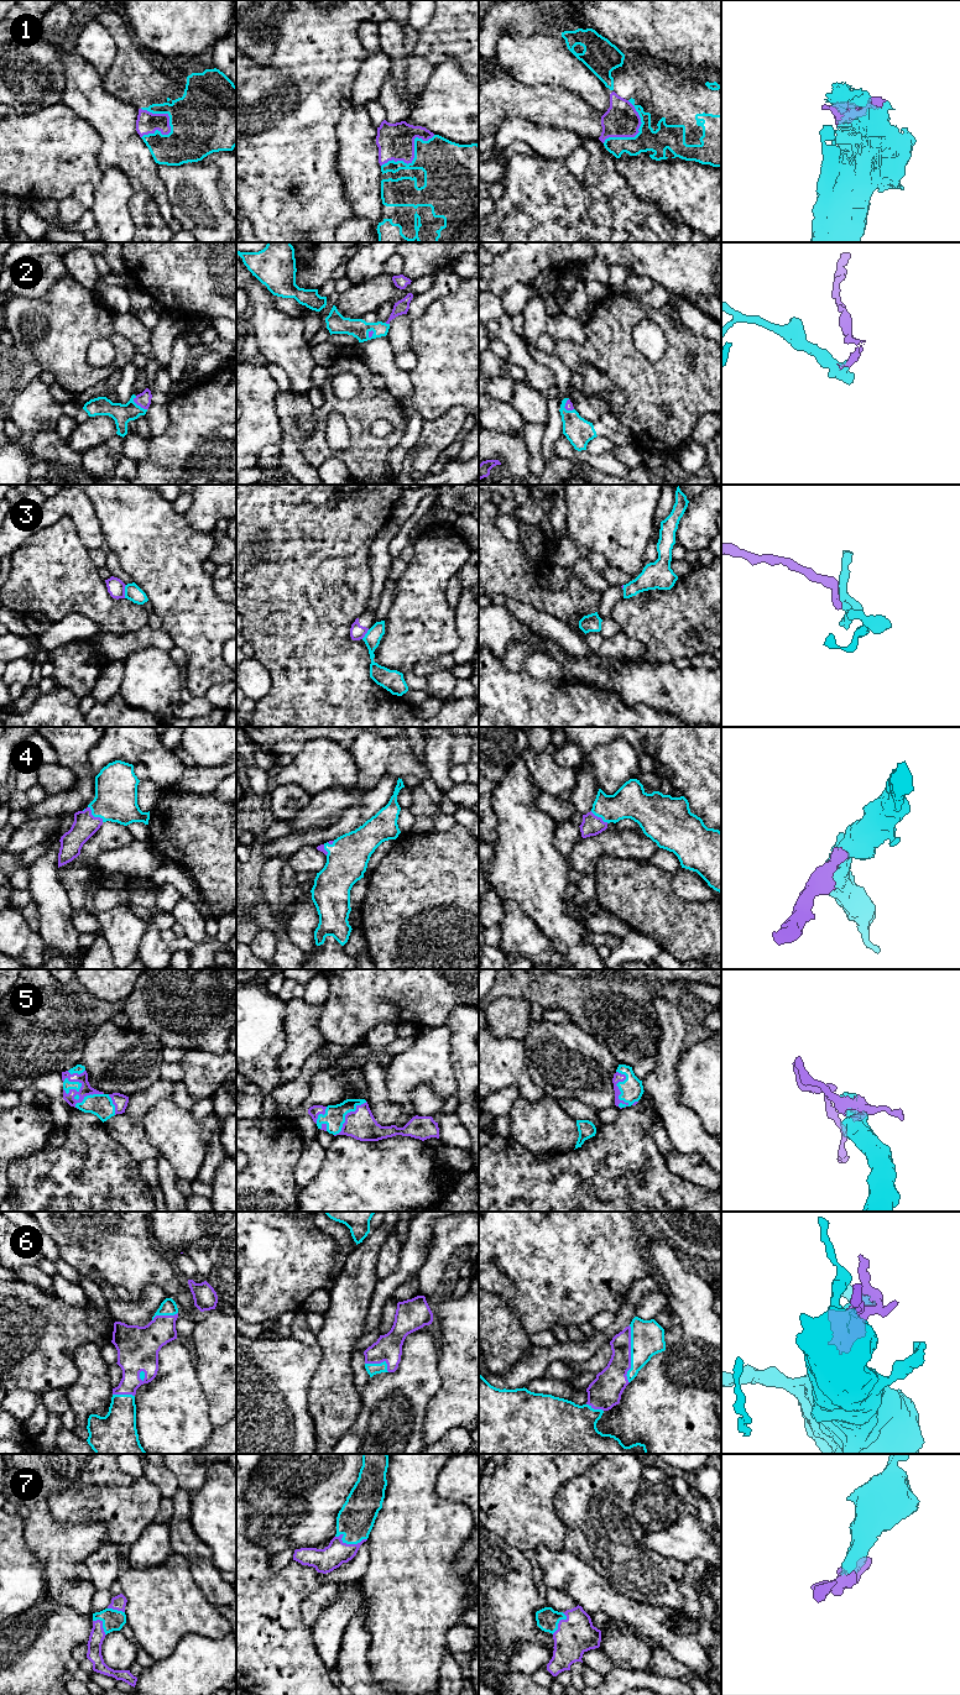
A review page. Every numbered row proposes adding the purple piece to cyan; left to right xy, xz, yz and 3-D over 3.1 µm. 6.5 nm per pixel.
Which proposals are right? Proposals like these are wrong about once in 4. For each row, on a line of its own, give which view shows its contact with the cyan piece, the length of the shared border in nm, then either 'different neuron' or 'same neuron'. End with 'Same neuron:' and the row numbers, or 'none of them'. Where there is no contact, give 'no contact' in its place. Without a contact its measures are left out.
1: contact in xy; length 260 nm; same neuron
2: contact in xy; length 120 nm; same neuron
3: contact in xy; length 90 nm; different neuron
4: contact in xy; length 140 nm; same neuron
5: contact in xy; length 280 nm; same neuron
6: contact in yz; length 380 nm; same neuron
7: contact in xz; length 200 nm; same neuron
Same neuron: 1, 2, 4, 5, 6, 7

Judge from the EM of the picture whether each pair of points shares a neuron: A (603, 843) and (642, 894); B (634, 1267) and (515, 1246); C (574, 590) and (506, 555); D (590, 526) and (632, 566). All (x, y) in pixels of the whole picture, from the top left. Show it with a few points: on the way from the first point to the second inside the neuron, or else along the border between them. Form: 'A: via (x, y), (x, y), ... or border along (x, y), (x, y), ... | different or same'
A: border along (641, 861), (601, 854), (589, 870) | different
B: via (604, 1250), (544, 1246) | same
C: via (557, 595), (542, 595), (520, 573) | same
D: via (600, 534), (622, 556) | same

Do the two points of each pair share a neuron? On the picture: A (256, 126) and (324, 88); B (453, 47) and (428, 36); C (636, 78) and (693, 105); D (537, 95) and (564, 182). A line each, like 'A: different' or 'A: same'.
A: same
B: same
C: same
D: different

